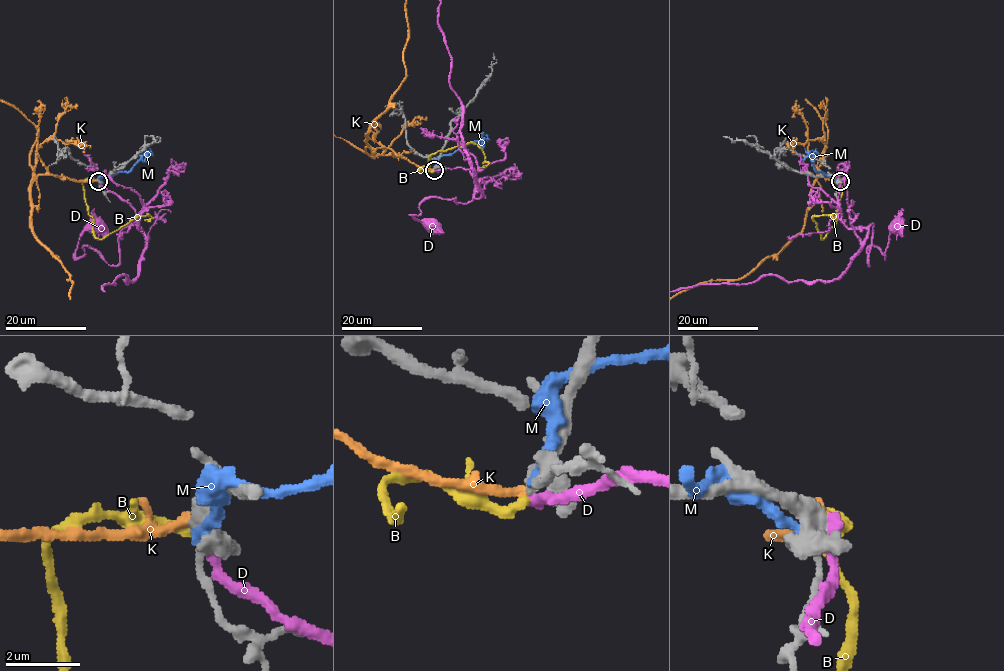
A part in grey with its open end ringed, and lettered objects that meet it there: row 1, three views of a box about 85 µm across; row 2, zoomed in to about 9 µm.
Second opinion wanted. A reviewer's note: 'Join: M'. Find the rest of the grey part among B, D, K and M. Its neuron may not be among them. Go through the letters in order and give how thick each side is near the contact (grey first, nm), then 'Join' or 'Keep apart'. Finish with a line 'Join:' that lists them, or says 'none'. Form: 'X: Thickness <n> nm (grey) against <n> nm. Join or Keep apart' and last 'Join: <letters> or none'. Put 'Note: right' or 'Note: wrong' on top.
Note: wrong
B: Thickness 340 nm (grey) against 280 nm. Keep apart
D: Thickness 420 nm (grey) against 360 nm. Keep apart
K: Thickness 360 nm (grey) against 280 nm. Keep apart
M: Thickness 340 nm (grey) against 380 nm. Keep apart
Join: none

